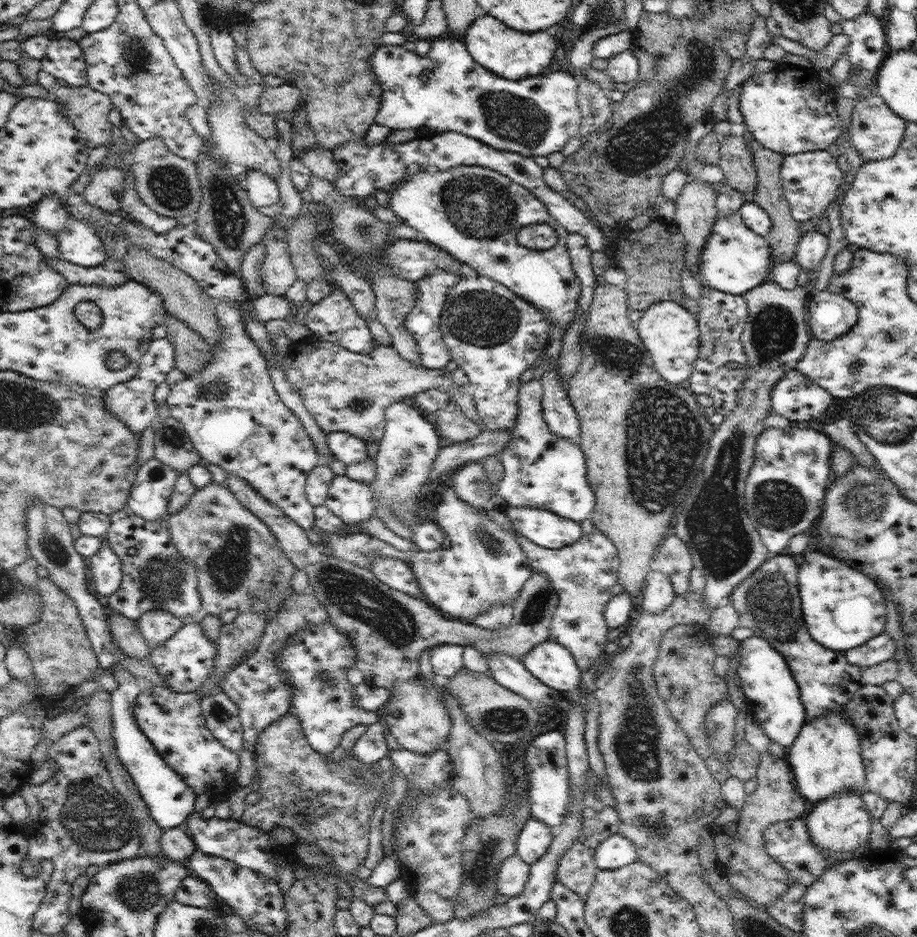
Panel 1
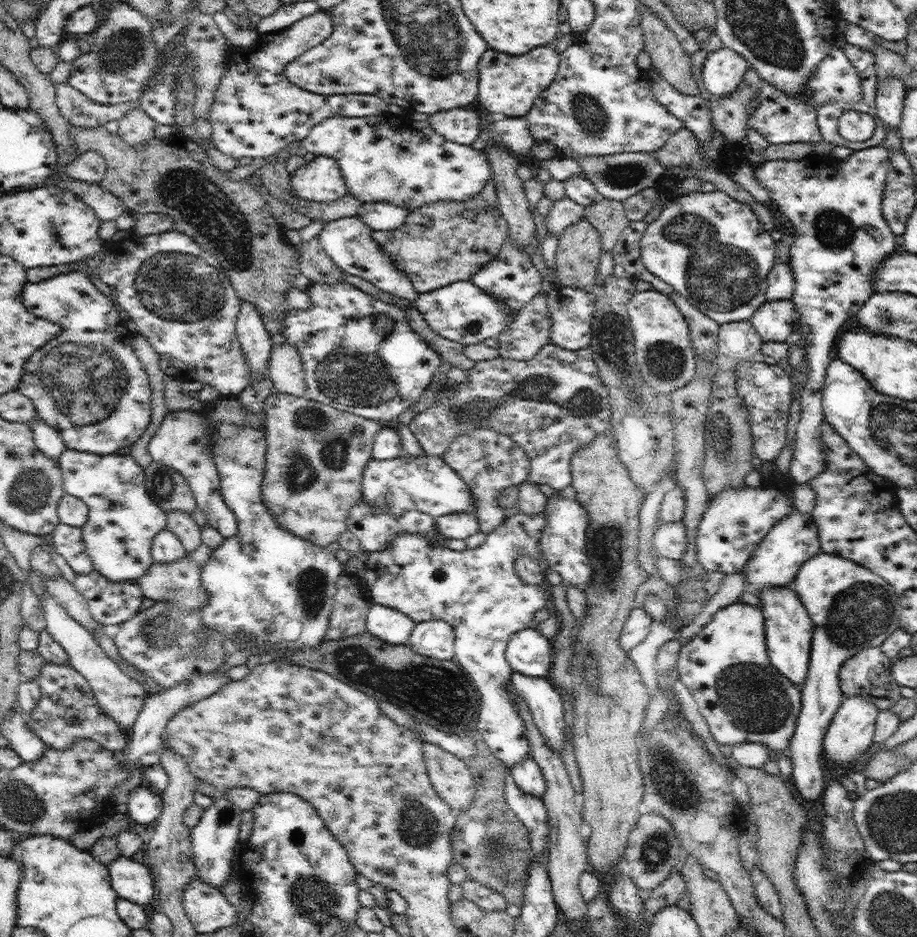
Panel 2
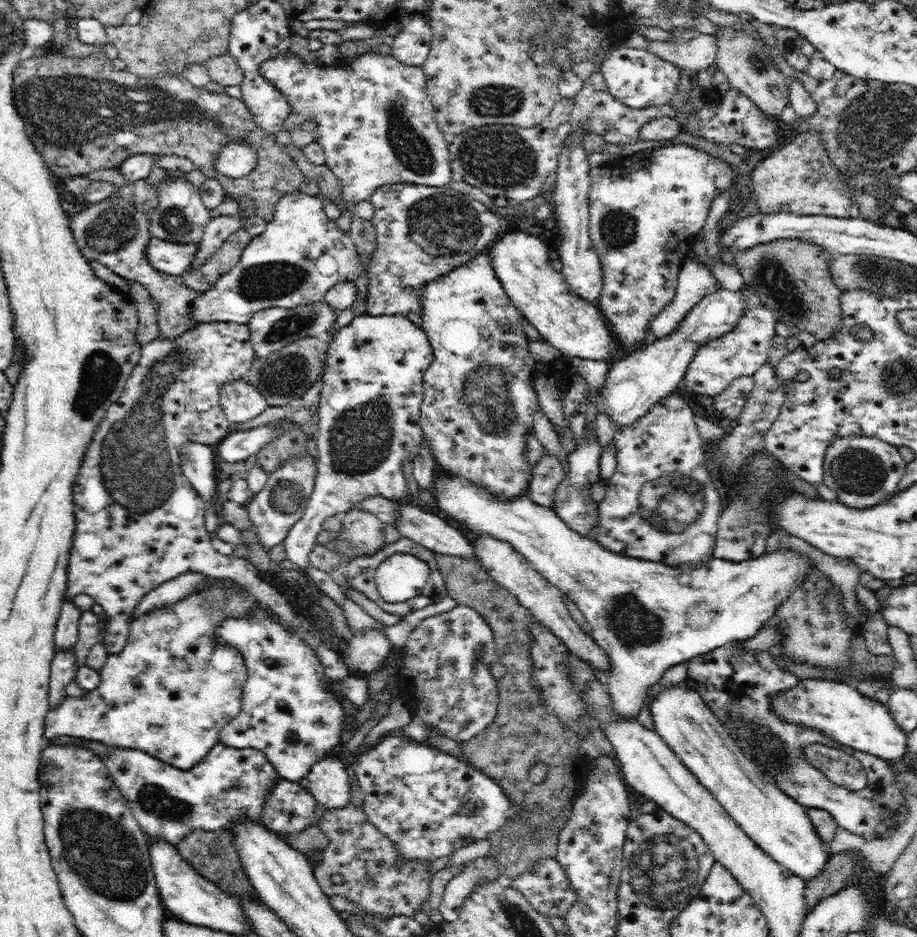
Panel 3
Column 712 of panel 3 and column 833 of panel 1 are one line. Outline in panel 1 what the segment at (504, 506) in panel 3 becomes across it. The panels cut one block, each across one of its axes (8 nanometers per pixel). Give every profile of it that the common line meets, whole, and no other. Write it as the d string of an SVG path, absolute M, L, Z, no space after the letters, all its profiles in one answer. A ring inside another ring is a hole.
M809 549L799 557L797 583L808 632L827 649L845 652L885 631L887 620L884 595L876 582L848 563Z

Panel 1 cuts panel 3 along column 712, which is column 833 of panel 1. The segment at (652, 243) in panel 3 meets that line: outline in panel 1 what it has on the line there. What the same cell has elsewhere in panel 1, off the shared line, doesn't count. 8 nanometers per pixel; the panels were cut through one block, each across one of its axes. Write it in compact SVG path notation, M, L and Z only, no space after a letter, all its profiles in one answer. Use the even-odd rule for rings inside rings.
M827 149L783 155L780 171L783 193L789 202L792 216L798 223L820 216L826 217L828 205L832 204L841 192L846 173L838 167L836 159Z

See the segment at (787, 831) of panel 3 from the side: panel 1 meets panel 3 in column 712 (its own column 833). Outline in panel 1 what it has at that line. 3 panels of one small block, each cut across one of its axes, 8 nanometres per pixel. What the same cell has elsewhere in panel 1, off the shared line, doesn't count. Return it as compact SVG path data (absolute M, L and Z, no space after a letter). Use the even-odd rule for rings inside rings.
M826 713L804 722L796 741L786 749L786 757L795 777L795 784L806 800L816 804L835 794L860 793L867 784L861 758L860 735L843 713Z

